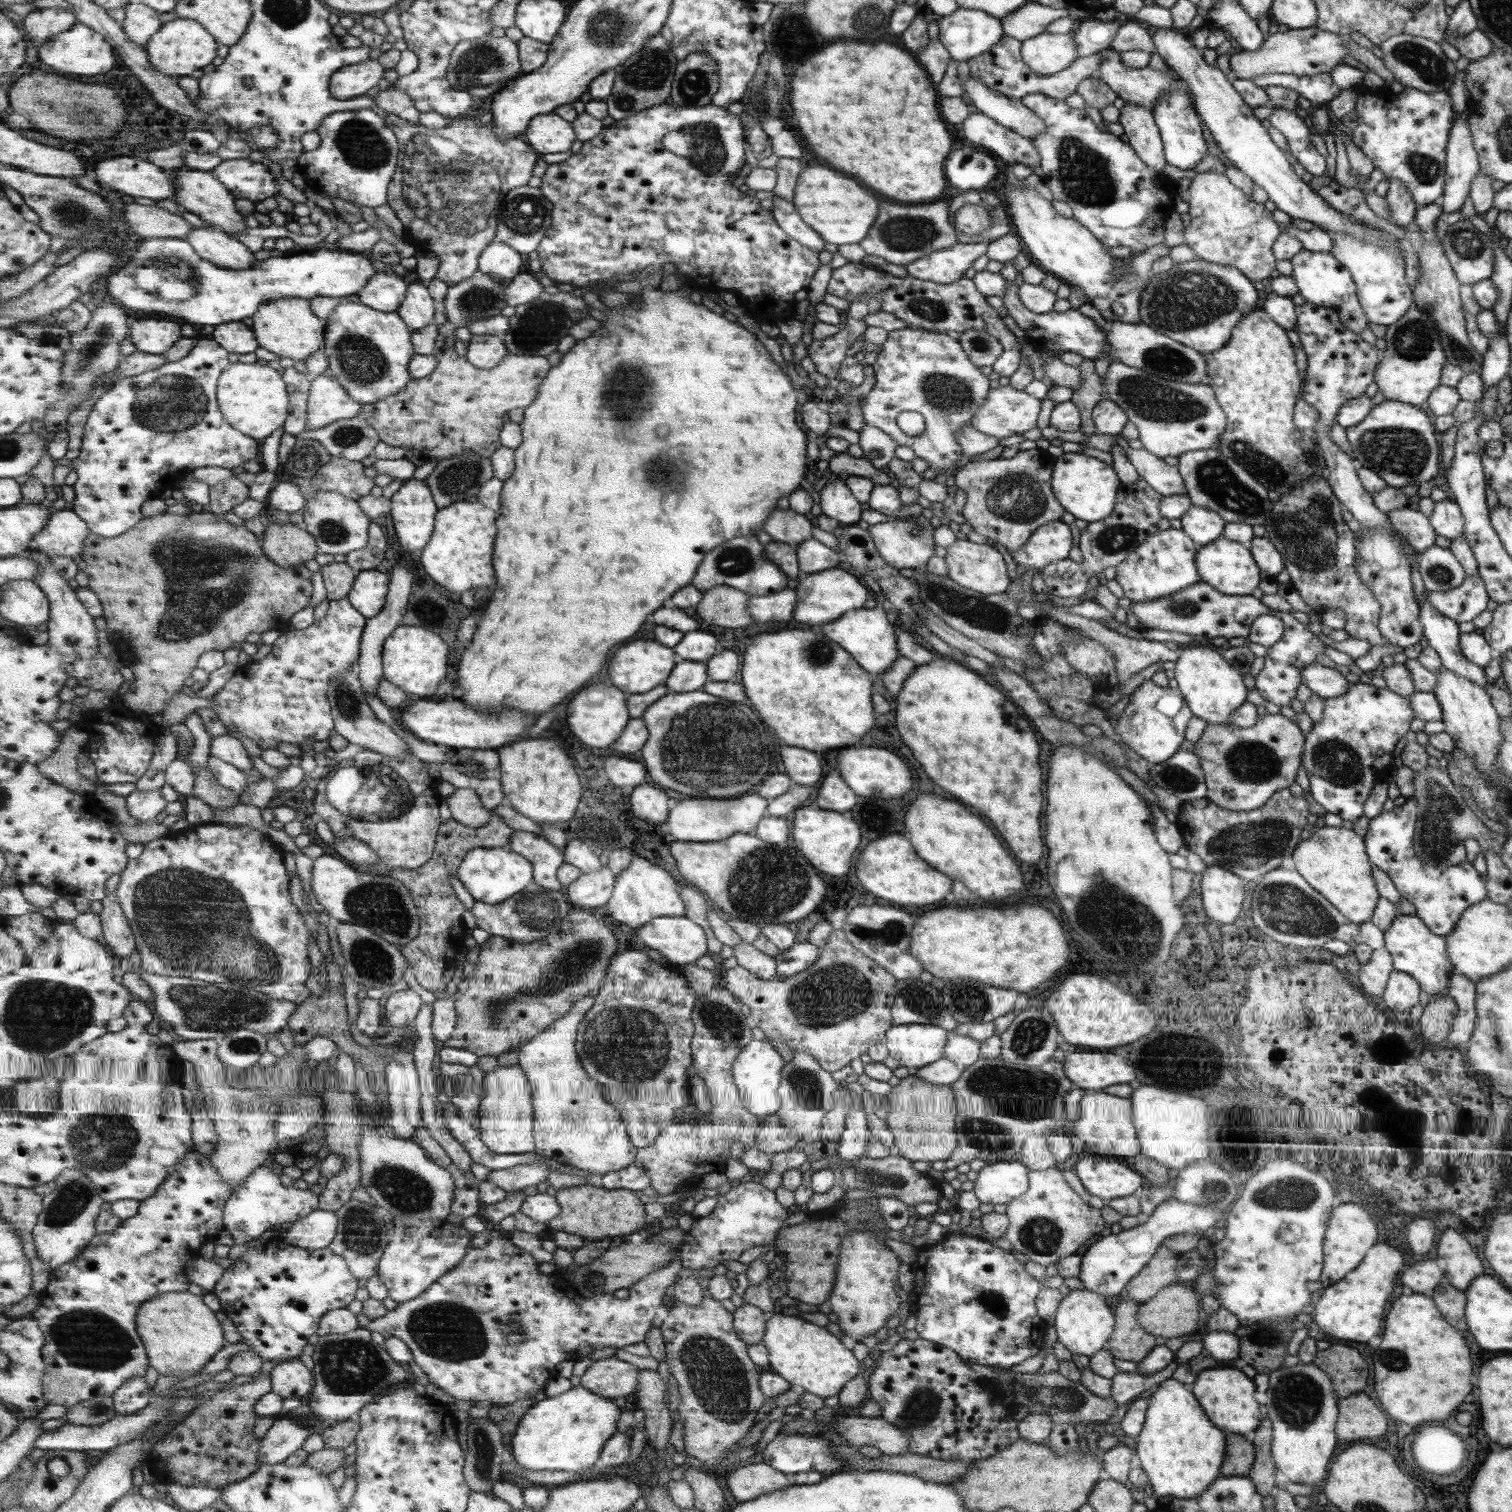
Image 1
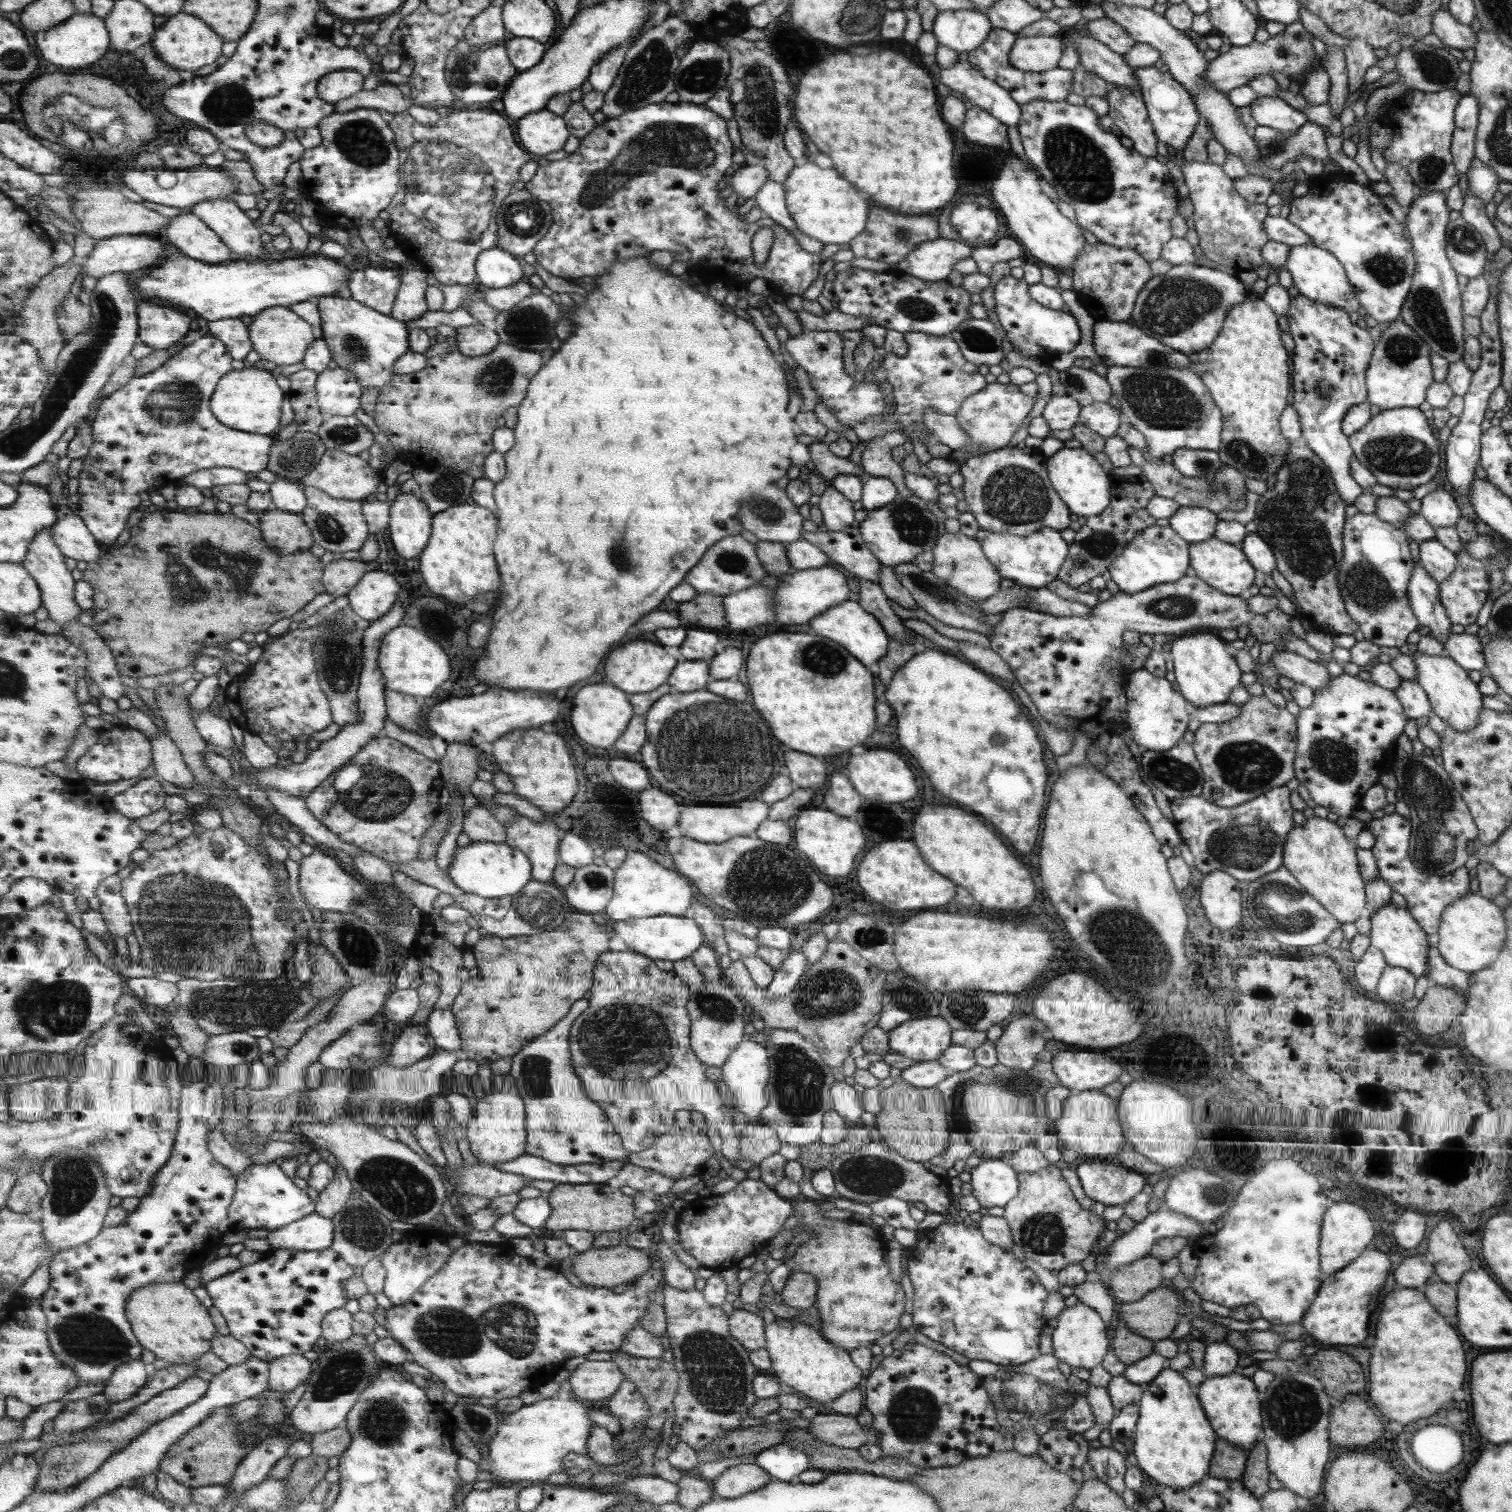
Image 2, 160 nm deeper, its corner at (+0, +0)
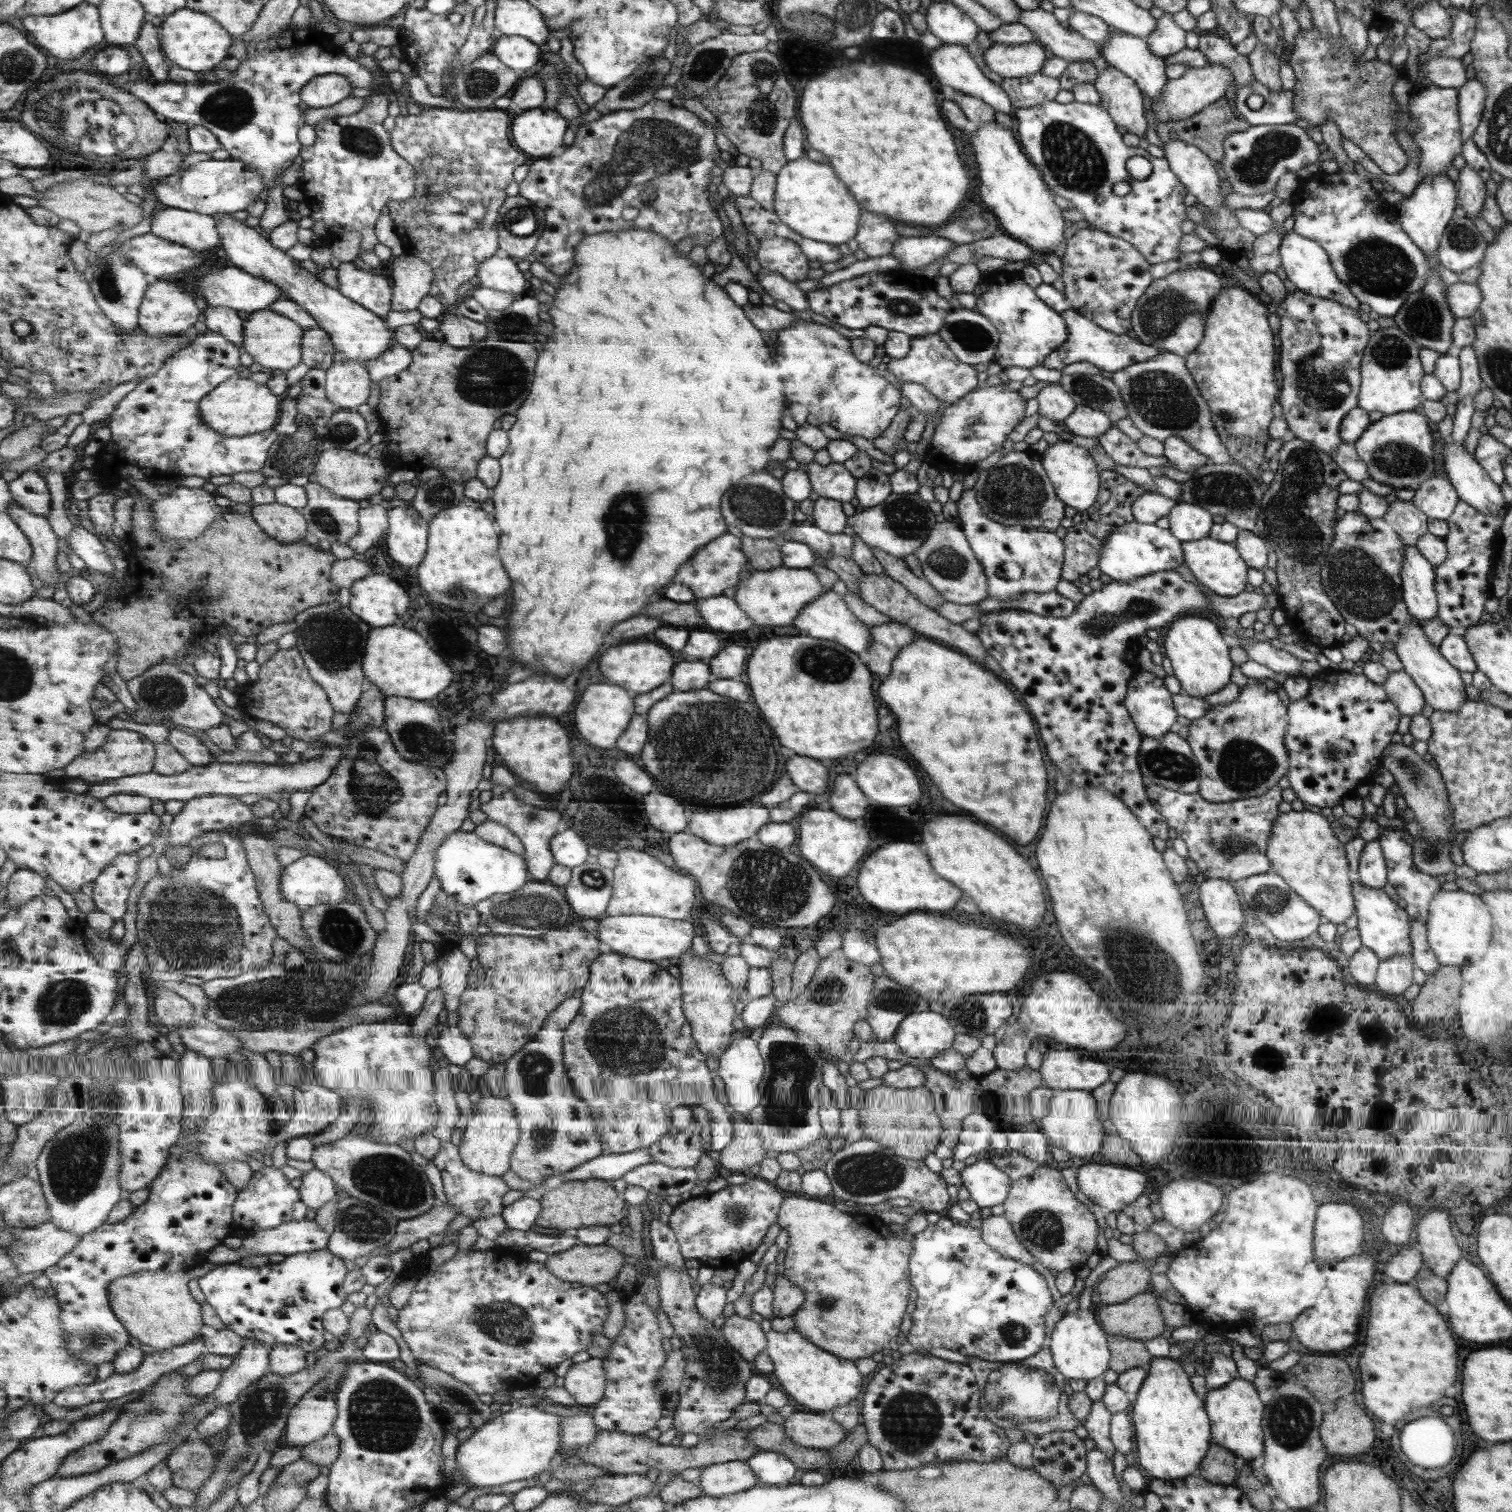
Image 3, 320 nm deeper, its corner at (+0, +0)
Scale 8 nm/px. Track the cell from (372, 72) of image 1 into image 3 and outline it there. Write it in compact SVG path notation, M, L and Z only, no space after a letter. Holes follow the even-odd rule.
M326 75L311 80L301 92L303 103L311 108L335 107L351 97L351 81L345 76Z

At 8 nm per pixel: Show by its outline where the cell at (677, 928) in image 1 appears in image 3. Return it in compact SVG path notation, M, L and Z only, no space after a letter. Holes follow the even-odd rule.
M647 915L601 917L598 919L598 931L595 933L605 950L654 963L661 962L663 958L680 958L691 948L693 938L697 936L691 920L671 920L667 917Z

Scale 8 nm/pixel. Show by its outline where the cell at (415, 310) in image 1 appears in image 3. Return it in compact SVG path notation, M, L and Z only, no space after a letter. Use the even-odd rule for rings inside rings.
M401 254L393 258L391 310L405 312L417 309L423 298L430 294L435 275L434 266L423 257Z

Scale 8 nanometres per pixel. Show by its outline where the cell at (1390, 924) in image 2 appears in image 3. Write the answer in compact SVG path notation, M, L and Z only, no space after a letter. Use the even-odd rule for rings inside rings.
M1359 881L1350 884L1354 899L1354 914L1357 917L1358 935L1360 944L1371 950L1382 961L1388 956L1410 954L1409 920L1405 910L1399 910L1397 903L1383 890L1375 890Z

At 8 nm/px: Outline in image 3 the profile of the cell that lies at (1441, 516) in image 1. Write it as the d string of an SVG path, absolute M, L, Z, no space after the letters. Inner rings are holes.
M1435 475L1424 480L1414 490L1410 503L1427 518L1445 520L1451 514L1457 501L1458 496L1452 484L1445 478Z

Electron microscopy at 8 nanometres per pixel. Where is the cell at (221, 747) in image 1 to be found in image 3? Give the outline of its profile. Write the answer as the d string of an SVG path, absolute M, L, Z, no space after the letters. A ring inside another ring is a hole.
M156 663L132 679L128 681L129 691L137 701L138 709L131 713L134 713L134 720L140 724L157 724L170 720L174 724L206 732L214 726L219 726L225 718L219 706L209 696L209 692L204 686L197 684L196 676L181 670L177 663Z

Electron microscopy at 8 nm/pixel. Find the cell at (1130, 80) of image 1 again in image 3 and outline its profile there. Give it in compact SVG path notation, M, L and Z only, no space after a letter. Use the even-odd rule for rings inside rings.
M1048 7L1020 10L1016 22L1032 31L1033 40L1040 42L1048 54L1069 62L1091 62L1097 68L1107 66L1098 53L1098 44L1085 40L1077 32L1057 22Z

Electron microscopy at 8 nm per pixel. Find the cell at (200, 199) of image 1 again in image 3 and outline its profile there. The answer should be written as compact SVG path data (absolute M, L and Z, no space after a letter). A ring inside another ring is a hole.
M217 215L216 219L221 236L221 254L245 272L276 284L285 297L305 308L317 320L318 325L330 334L335 348L343 353L344 359L365 364L377 360L385 349L391 348L395 330L387 328L382 317L345 296L339 288L324 284L317 274L299 266L299 261L287 251L275 247L254 227L247 226L245 221L234 220L230 215Z

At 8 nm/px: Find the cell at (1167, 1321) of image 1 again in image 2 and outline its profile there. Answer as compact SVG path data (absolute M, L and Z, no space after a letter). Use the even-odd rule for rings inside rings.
M1161 1285L1135 1302L1118 1303L1115 1311L1131 1332L1151 1341L1167 1339L1177 1322L1177 1296Z

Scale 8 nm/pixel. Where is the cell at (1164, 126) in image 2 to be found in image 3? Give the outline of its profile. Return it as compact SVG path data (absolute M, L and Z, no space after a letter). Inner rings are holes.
M1110 27L1108 32L1110 33L1106 36L1106 39L1097 46L1103 63L1118 69L1125 76L1130 77L1139 90L1146 94L1149 99L1157 100L1161 96L1161 90L1163 90L1165 82L1168 80L1164 74L1164 60L1155 56L1148 49L1144 38L1127 34L1113 27Z

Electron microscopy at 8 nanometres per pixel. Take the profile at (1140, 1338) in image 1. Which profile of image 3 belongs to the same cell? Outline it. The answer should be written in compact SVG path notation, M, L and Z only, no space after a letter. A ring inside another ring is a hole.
M1119 1335L1109 1336L1106 1341L1110 1347L1109 1366L1117 1374L1130 1370L1130 1368L1145 1367L1153 1359L1146 1351L1143 1341L1129 1340Z

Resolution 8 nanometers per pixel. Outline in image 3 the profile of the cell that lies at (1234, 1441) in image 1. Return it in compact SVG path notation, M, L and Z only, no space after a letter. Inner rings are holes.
M1211 1443L1198 1466L1197 1474L1211 1484L1233 1485L1238 1470L1233 1467L1235 1455L1218 1444Z

